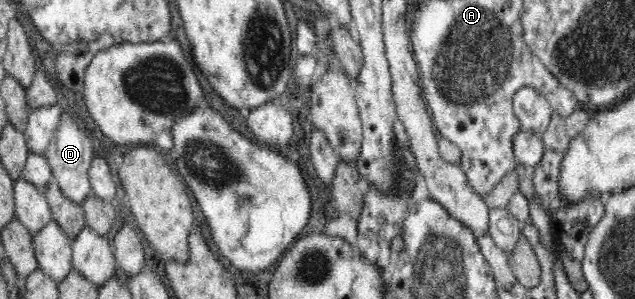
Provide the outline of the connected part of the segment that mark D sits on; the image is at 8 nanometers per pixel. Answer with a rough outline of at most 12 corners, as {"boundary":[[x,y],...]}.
{"boundary":[[68,113],[44,155],[64,196],[92,194],[90,137]]}

